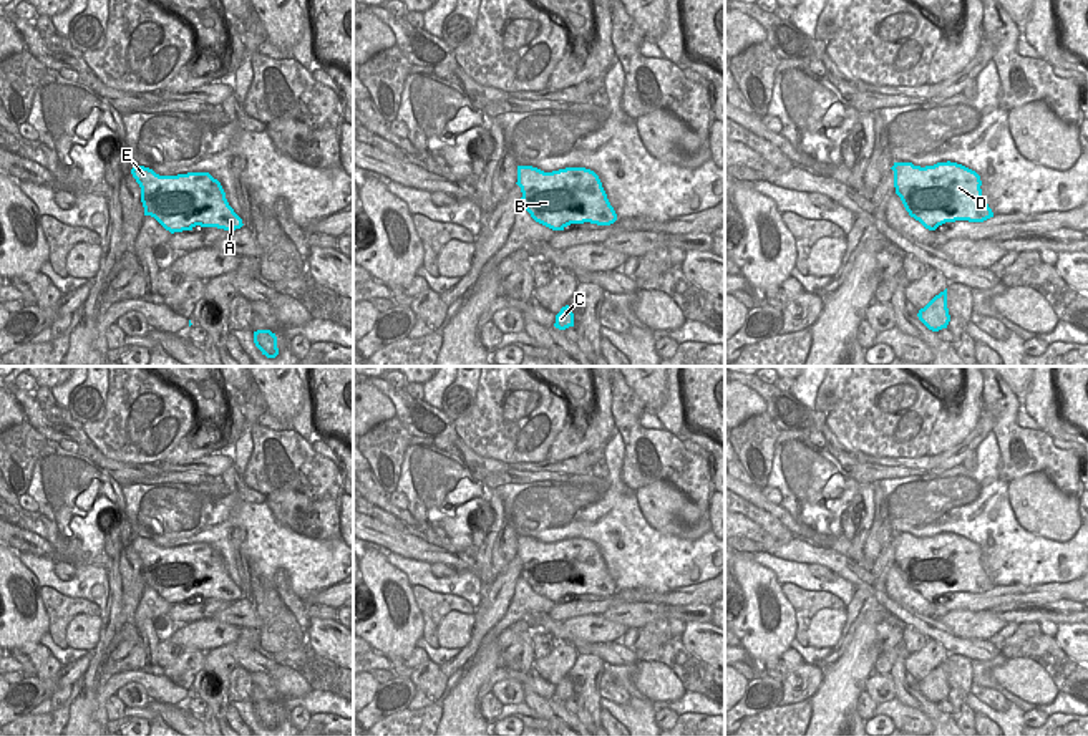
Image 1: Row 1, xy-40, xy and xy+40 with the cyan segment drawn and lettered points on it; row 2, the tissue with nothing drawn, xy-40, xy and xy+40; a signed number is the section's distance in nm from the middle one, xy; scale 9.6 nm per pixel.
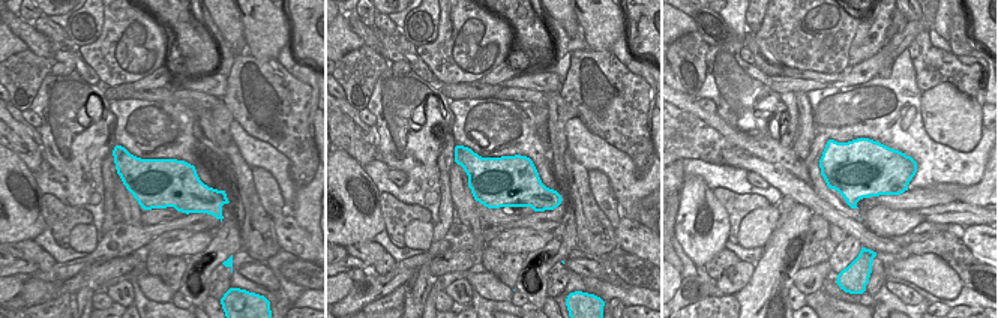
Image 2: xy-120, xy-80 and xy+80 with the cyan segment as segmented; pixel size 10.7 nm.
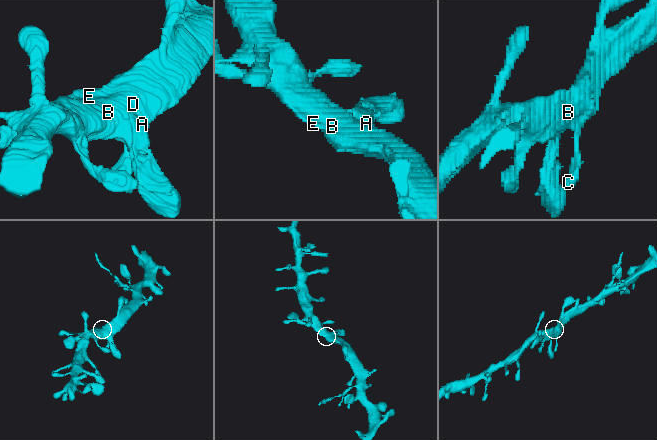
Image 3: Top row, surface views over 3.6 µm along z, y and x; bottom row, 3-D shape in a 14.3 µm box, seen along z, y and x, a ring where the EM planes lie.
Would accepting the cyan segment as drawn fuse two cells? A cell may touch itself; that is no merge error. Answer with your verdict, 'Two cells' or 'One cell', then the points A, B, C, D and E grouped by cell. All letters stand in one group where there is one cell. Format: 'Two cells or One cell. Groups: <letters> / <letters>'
One cell. Groups: A B C D E

